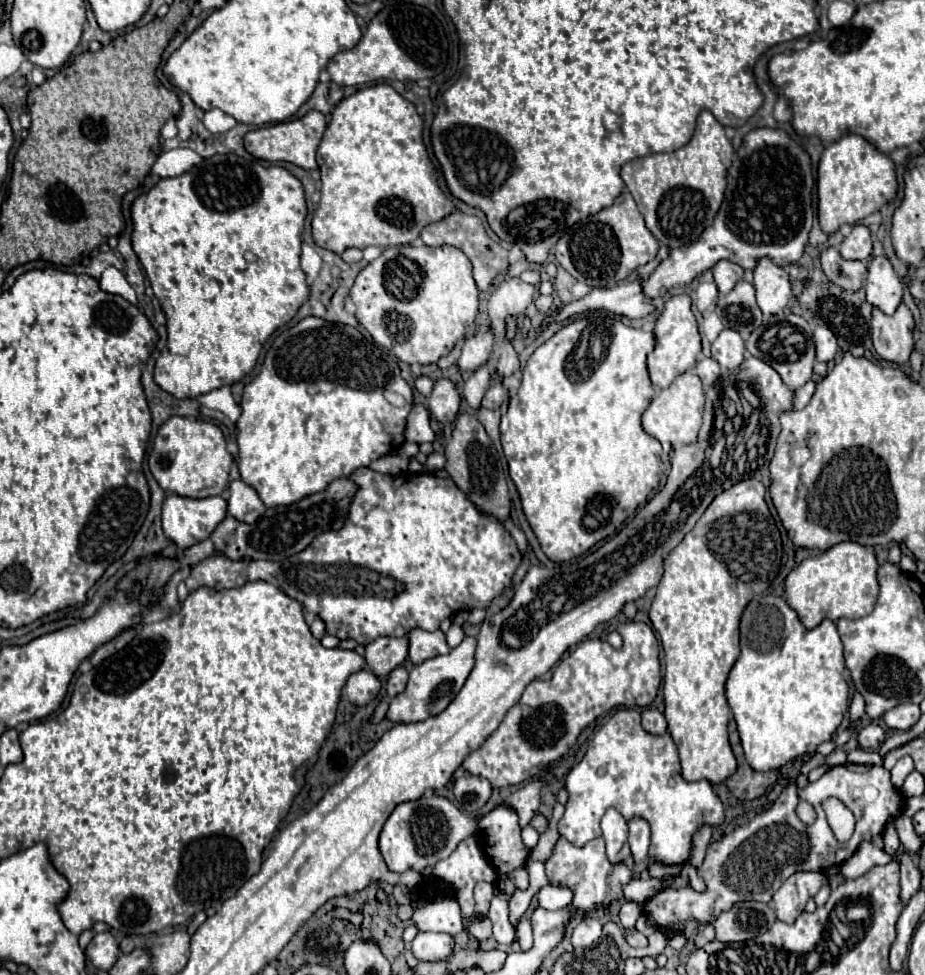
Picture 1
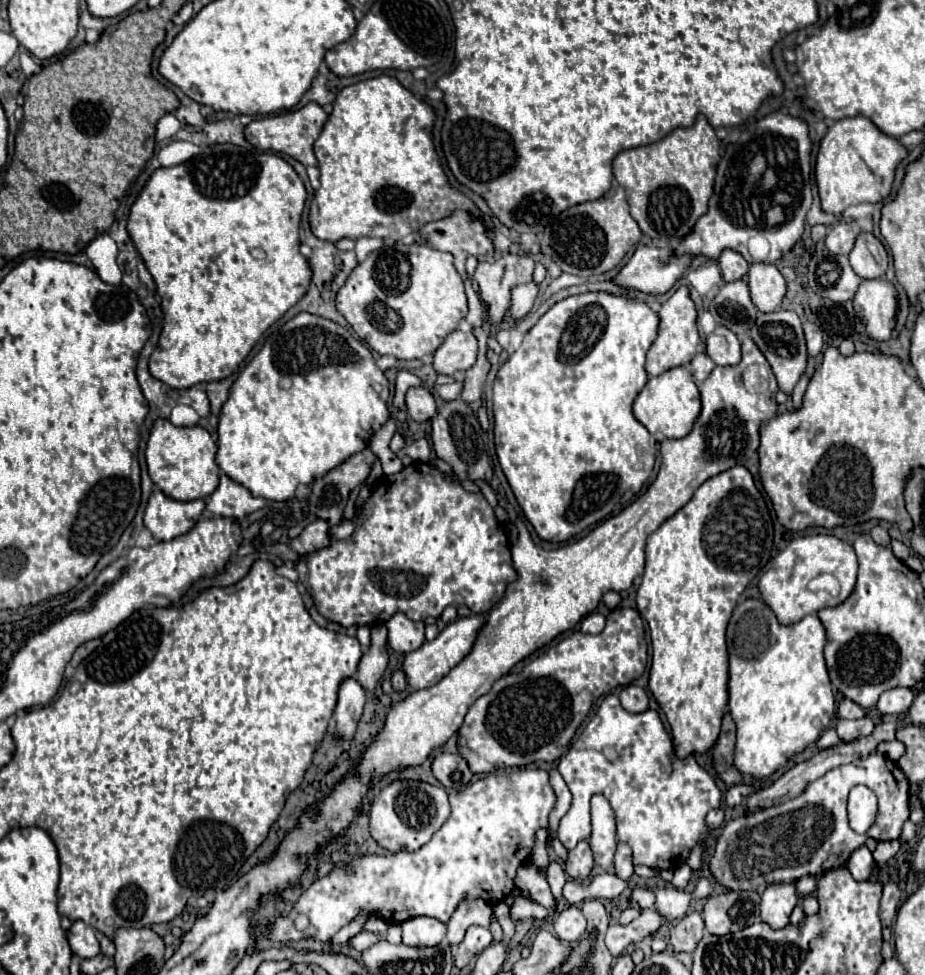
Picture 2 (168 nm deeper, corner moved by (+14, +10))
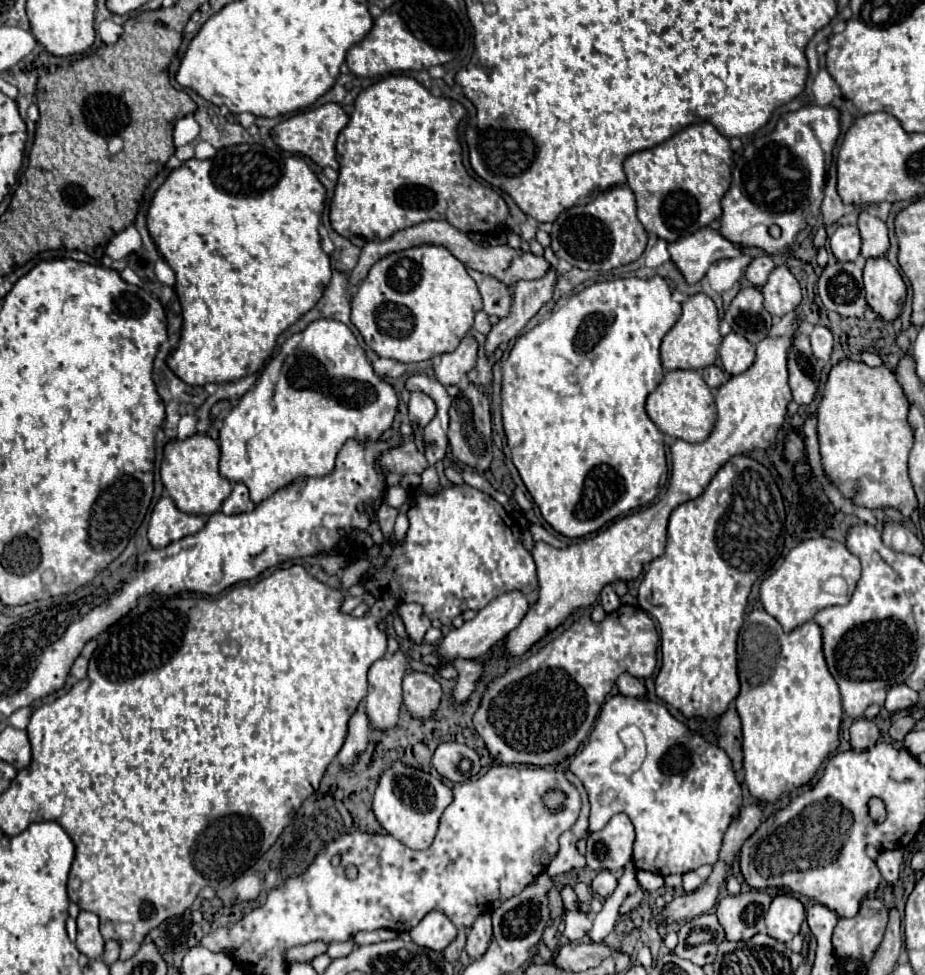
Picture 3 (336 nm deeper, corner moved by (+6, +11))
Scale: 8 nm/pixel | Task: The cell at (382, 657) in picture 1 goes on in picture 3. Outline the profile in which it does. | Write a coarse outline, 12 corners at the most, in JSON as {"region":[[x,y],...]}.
{"region":[[401,651],[371,665],[365,707],[373,729],[397,725]]}

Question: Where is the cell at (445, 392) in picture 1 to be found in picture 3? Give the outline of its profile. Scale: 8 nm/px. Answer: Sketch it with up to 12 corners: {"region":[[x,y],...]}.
{"region":[[411,393],[409,419],[425,427],[435,417],[435,403],[425,393]]}

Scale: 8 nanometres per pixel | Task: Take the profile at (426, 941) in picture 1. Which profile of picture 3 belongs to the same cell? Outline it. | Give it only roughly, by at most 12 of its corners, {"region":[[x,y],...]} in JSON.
{"region":[[441,911],[427,913],[411,939],[443,951],[457,927]]}

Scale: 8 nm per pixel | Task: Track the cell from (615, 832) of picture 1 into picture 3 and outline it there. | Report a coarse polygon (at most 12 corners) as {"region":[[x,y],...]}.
{"region":[[625,813],[587,839],[587,867],[623,869],[635,829]]}

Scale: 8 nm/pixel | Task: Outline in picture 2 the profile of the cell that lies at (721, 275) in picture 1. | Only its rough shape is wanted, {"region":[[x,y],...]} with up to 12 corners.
{"region":[[723,250],[717,258],[725,282],[743,278],[749,270],[735,250]]}

